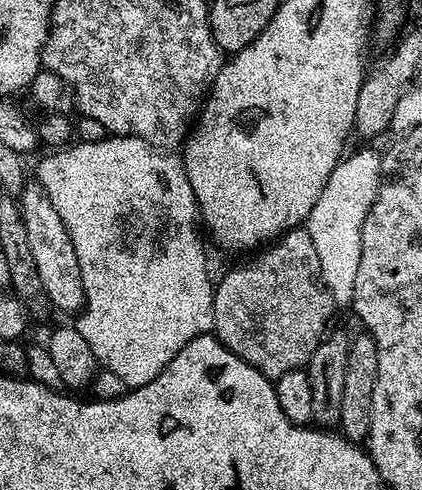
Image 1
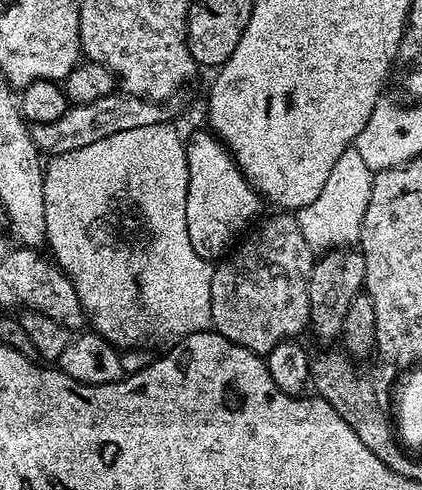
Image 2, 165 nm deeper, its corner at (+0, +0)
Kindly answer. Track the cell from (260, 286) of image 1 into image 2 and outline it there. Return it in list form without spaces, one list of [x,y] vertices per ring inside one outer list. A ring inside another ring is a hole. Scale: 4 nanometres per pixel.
[[[276,215],[280,216],[270,217],[257,232],[249,231],[239,241],[235,251],[213,267],[210,282],[212,328],[223,334],[232,344],[242,346],[263,357],[267,357],[268,352],[274,350],[274,346],[278,346],[284,340],[296,340],[299,332],[303,328],[307,329],[310,324],[308,283],[312,273],[314,253],[306,238],[302,238],[295,215]]]

